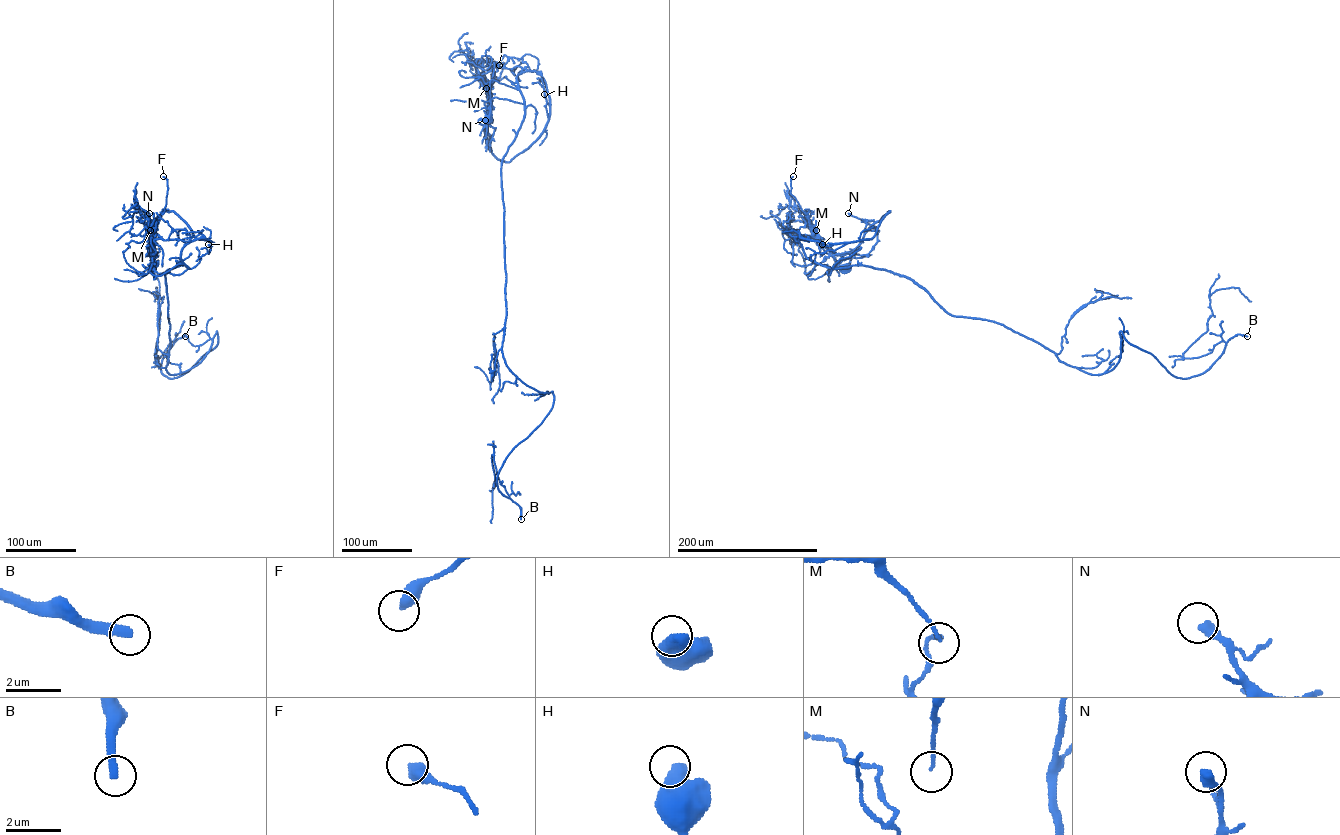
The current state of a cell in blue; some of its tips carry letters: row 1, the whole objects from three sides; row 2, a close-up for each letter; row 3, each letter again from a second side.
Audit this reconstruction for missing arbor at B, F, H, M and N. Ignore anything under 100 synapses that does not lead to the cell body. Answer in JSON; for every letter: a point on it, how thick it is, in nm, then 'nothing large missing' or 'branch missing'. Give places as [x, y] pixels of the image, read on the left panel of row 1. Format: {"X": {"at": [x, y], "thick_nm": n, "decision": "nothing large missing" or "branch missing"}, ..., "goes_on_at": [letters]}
{"B": {"at": [185, 336], "thick_nm": 320, "decision": "branch missing"}, "F": {"at": [163, 176], "thick_nm": 440, "decision": "nothing large missing"}, "H": {"at": [208, 244], "thick_nm": 600, "decision": "nothing large missing"}, "M": {"at": [150, 230], "thick_nm": 110, "decision": "nothing large missing"}, "N": {"at": [149, 213], "thick_nm": 380, "decision": "nothing large missing"}, "goes_on_at": ["B"]}

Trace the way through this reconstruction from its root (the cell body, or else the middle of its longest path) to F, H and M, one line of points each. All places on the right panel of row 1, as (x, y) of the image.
F: (847, 268), (852, 251), (836, 254), (824, 246), (807, 215), (791, 194), (793, 176)
H: (847, 268), (864, 233), (890, 211), (871, 238), (822, 244)
M: (847, 268), (852, 251), (838, 254), (831, 252), (810, 230), (816, 230)

